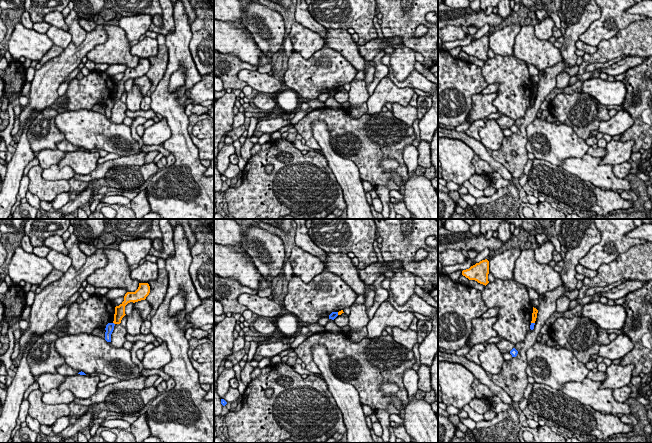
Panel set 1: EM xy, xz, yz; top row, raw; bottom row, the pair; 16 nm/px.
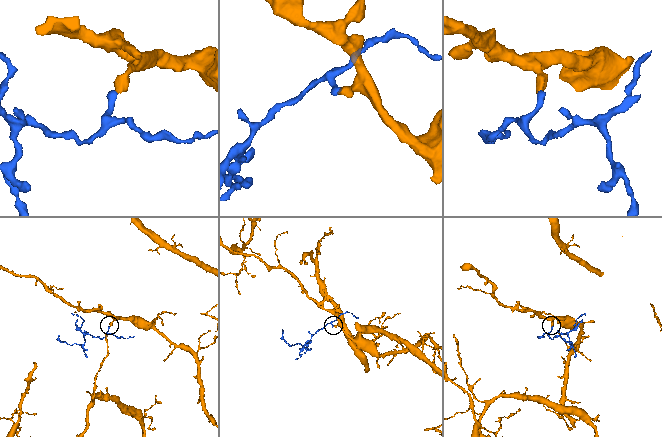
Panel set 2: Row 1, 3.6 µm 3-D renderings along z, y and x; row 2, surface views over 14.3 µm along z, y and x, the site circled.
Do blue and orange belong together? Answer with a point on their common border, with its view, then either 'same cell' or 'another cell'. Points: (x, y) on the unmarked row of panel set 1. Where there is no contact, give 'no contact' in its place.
yz (533, 99) | another cell

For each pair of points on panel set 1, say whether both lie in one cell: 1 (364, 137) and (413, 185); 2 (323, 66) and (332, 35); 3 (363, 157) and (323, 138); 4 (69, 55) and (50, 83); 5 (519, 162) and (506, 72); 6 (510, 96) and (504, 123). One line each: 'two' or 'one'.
1: two
2: two
3: two
4: one
5: two
6: two

